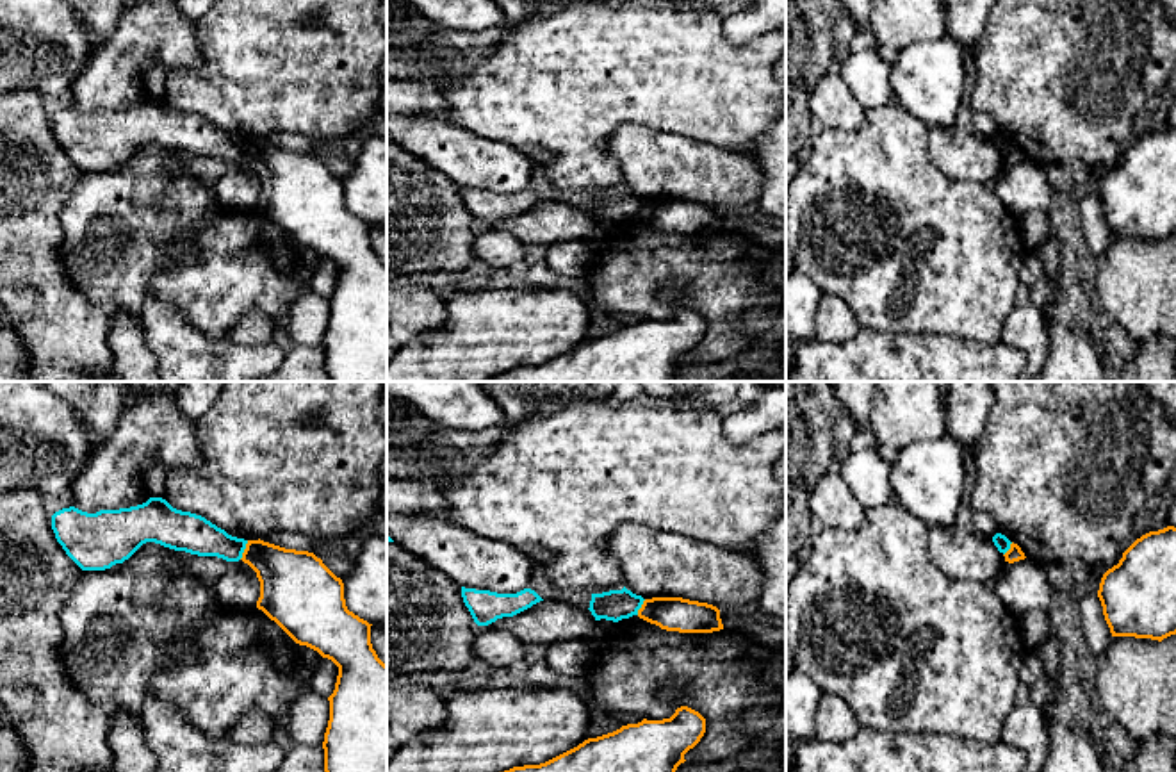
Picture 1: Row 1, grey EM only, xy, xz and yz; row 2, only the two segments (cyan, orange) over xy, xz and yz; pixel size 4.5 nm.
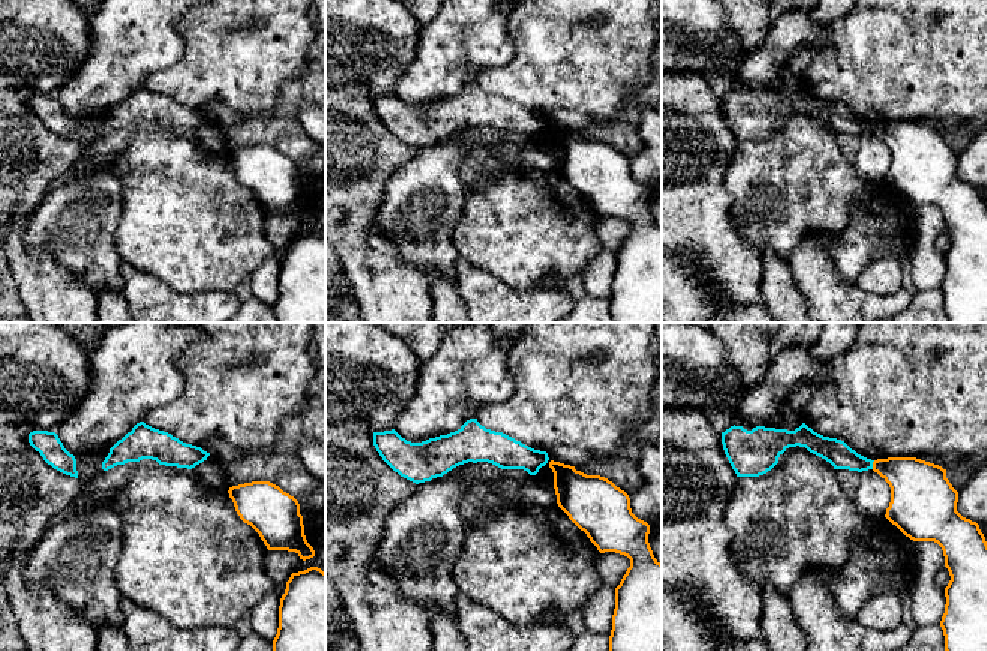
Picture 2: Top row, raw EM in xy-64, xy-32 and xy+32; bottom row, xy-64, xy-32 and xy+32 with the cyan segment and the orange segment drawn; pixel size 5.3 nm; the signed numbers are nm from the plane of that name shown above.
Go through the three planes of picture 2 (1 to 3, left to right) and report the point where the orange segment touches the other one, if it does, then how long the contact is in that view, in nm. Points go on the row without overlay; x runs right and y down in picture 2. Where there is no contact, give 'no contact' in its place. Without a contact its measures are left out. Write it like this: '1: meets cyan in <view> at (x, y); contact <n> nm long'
1: no contact
2: no contact
3: meets cyan in xy+32 at (872, 129); contact 50 nm long

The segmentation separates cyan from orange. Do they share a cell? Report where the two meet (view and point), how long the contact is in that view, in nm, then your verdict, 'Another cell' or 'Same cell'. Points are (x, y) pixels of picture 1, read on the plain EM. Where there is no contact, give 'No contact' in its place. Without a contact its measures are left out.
Touches cyan at xy (244, 148). Shared border 100 nm. Another cell

